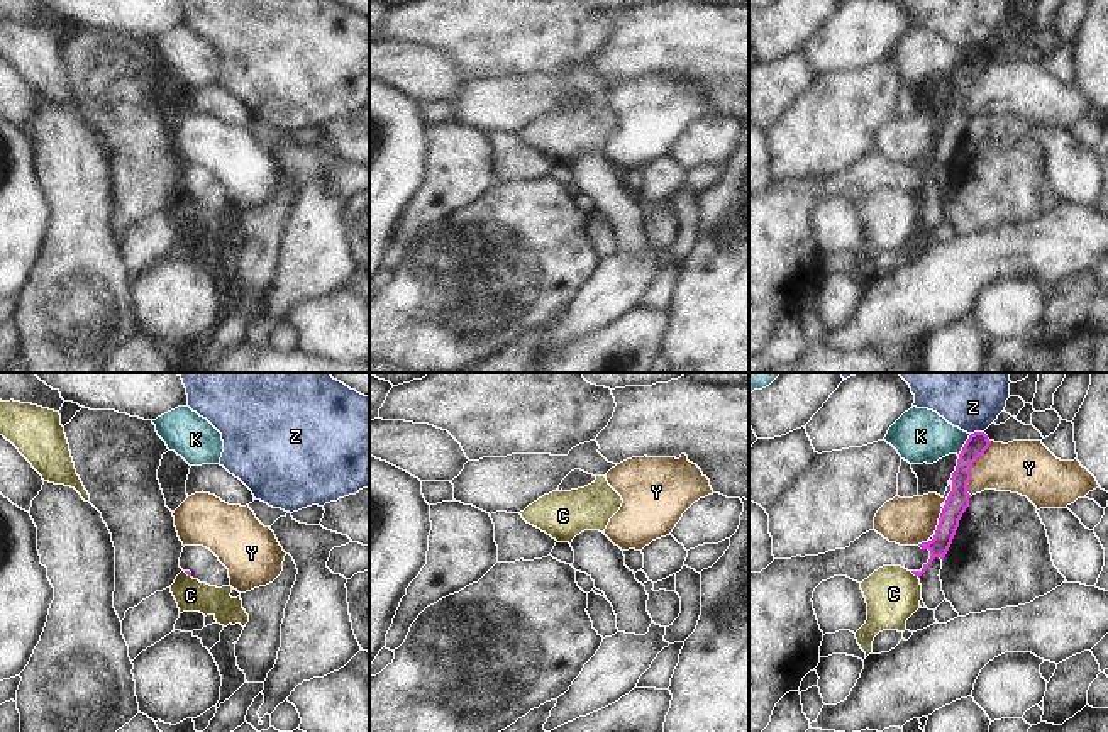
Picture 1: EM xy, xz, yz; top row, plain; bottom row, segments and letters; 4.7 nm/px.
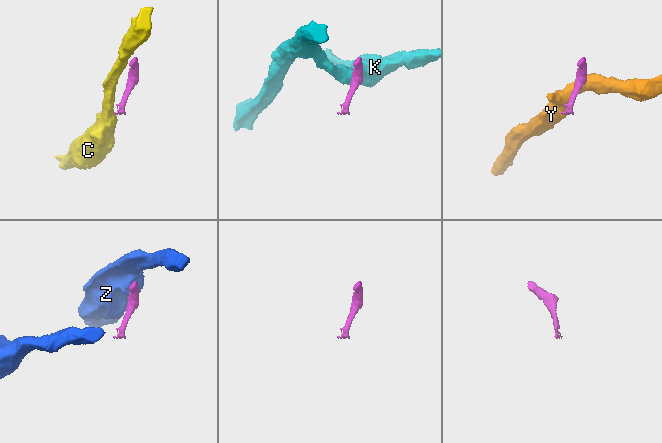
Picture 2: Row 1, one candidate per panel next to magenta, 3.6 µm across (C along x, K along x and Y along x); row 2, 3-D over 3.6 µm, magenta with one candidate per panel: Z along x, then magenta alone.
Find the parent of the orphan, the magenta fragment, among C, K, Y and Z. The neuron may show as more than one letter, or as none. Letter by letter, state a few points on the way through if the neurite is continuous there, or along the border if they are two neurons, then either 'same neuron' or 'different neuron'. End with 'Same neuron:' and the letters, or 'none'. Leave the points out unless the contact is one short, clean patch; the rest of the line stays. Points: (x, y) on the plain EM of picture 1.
C: border along yz (910, 192), (919, 197); different neuron
K: border along yz (971, 55), (958, 75); different neuron
Y: different neuron
Z: border along yz (983, 51), (971, 55); different neuron
Same neuron: none

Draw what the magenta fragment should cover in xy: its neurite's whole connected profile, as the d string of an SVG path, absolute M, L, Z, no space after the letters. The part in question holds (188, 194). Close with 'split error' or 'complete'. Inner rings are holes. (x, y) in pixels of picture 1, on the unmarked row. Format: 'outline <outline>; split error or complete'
outline M185 166L180 178L180 188L200 203L217 208L230 205L229 190L203 166Z; split error

